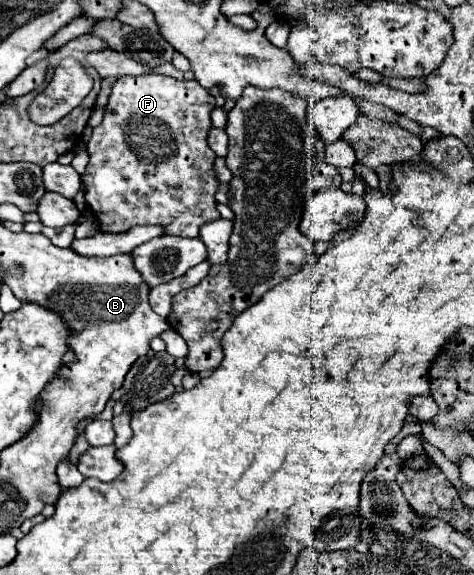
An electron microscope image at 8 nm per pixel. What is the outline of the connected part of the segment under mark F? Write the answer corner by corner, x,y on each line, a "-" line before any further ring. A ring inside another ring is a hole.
162,74
122,76
116,80
104,120
86,142
90,162
82,178
86,184
86,202
98,218
100,232
120,234
128,232
132,226
158,224
164,226
164,236
196,238
204,222
220,218
214,200
218,188
214,174
216,154
206,142
208,130
212,128
210,112
214,106
216,102
208,90
194,80
180,82

